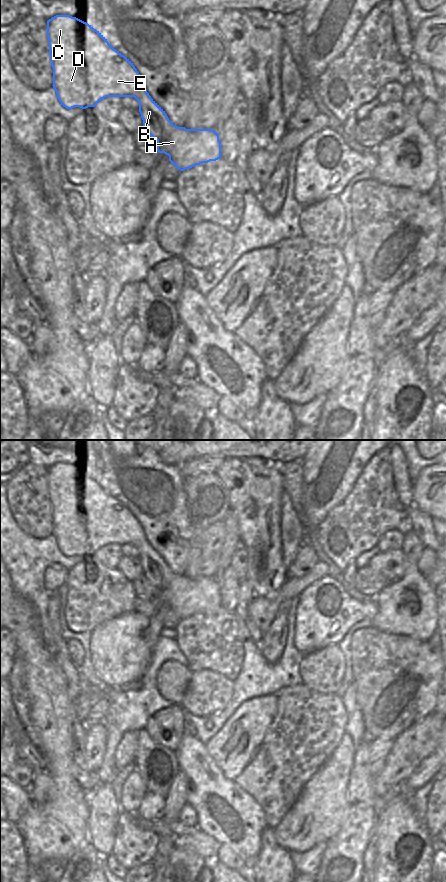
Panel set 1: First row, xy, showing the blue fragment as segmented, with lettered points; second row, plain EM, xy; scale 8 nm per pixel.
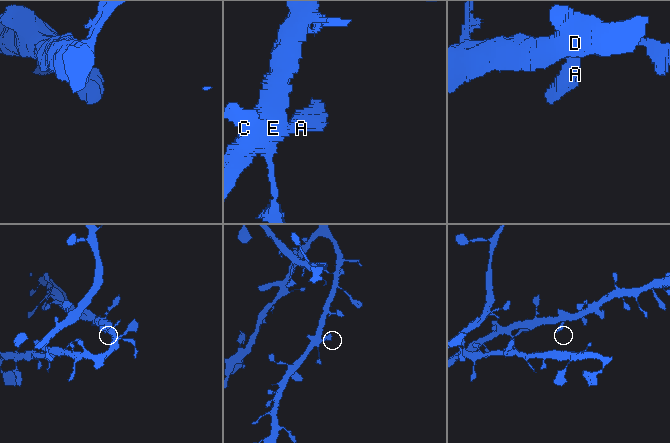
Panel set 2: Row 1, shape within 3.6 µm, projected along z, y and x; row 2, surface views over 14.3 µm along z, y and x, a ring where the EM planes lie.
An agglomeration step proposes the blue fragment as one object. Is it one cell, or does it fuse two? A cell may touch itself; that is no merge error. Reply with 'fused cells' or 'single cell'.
single cell

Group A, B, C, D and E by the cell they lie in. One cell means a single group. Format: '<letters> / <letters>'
A B C D E

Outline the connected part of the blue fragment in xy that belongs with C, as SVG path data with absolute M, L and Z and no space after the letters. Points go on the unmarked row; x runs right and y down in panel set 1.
M56 463L47 469L49 502L53 516L53 536L66 557L95 555L106 545L134 545L139 550L143 575L157 588L157 599L169 604L180 619L221 607L219 583L212 577L186 577L174 573L151 546L133 511L114 497L88 471L70 463Z

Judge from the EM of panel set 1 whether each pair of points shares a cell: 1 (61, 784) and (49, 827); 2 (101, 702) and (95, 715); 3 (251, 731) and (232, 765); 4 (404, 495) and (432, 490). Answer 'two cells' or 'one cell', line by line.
1: one cell
2: one cell
3: one cell
4: two cells

